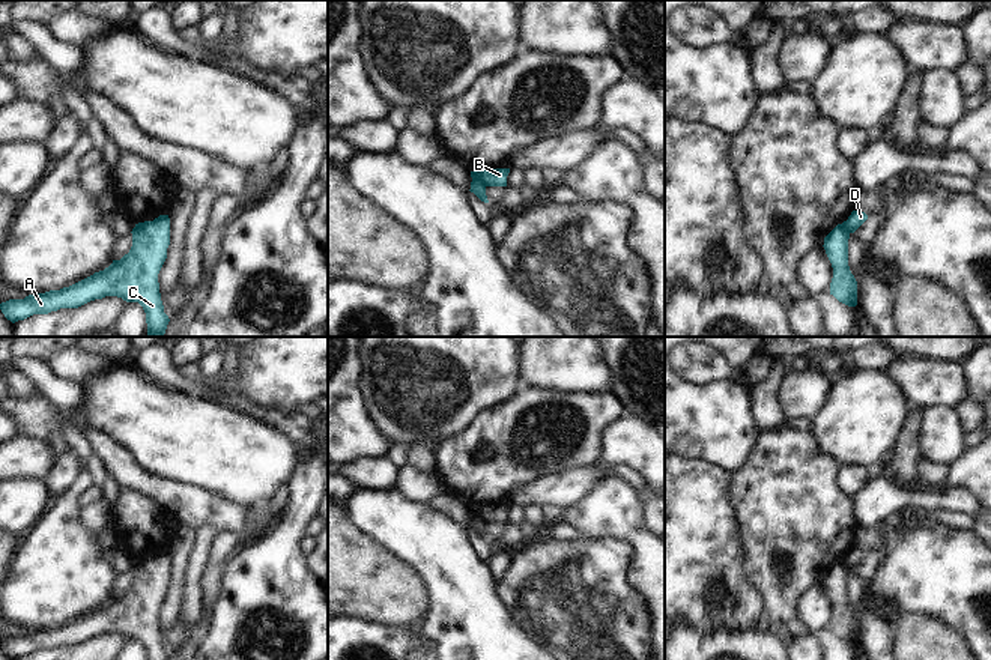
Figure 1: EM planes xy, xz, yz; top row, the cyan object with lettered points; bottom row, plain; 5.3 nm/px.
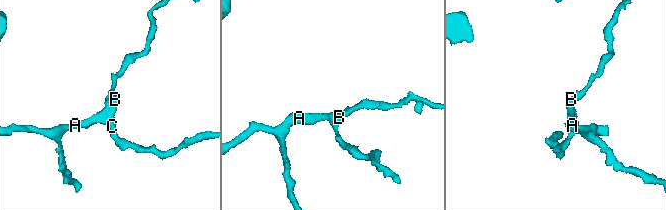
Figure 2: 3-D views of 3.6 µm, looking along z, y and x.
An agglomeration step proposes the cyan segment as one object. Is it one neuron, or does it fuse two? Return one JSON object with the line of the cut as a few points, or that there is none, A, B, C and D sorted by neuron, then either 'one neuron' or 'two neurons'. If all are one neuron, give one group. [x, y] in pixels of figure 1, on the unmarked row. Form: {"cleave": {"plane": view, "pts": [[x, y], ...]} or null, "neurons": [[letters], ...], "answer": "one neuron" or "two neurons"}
{"cleave": {"plane": "xz", "pts": [[472, 514], [486, 522]]}, "neurons": [["A", "B", "C"], ["D"]], "answer": "two neurons"}

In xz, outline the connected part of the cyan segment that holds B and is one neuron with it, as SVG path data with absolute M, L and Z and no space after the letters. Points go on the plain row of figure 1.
M487 505L471 508L472 516L481 517L486 523L507 523L510 505Z

